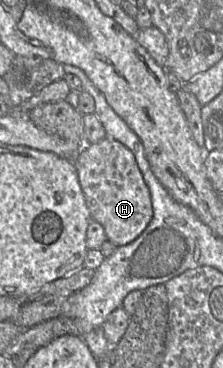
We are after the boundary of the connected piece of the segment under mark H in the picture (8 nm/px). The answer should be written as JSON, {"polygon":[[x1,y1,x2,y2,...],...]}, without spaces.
{"polygon":[[104,138,97,143,86,143,73,162,91,218,104,227,107,239,118,247,135,240,151,221,153,208,149,188,139,170,134,154,120,142]]}

